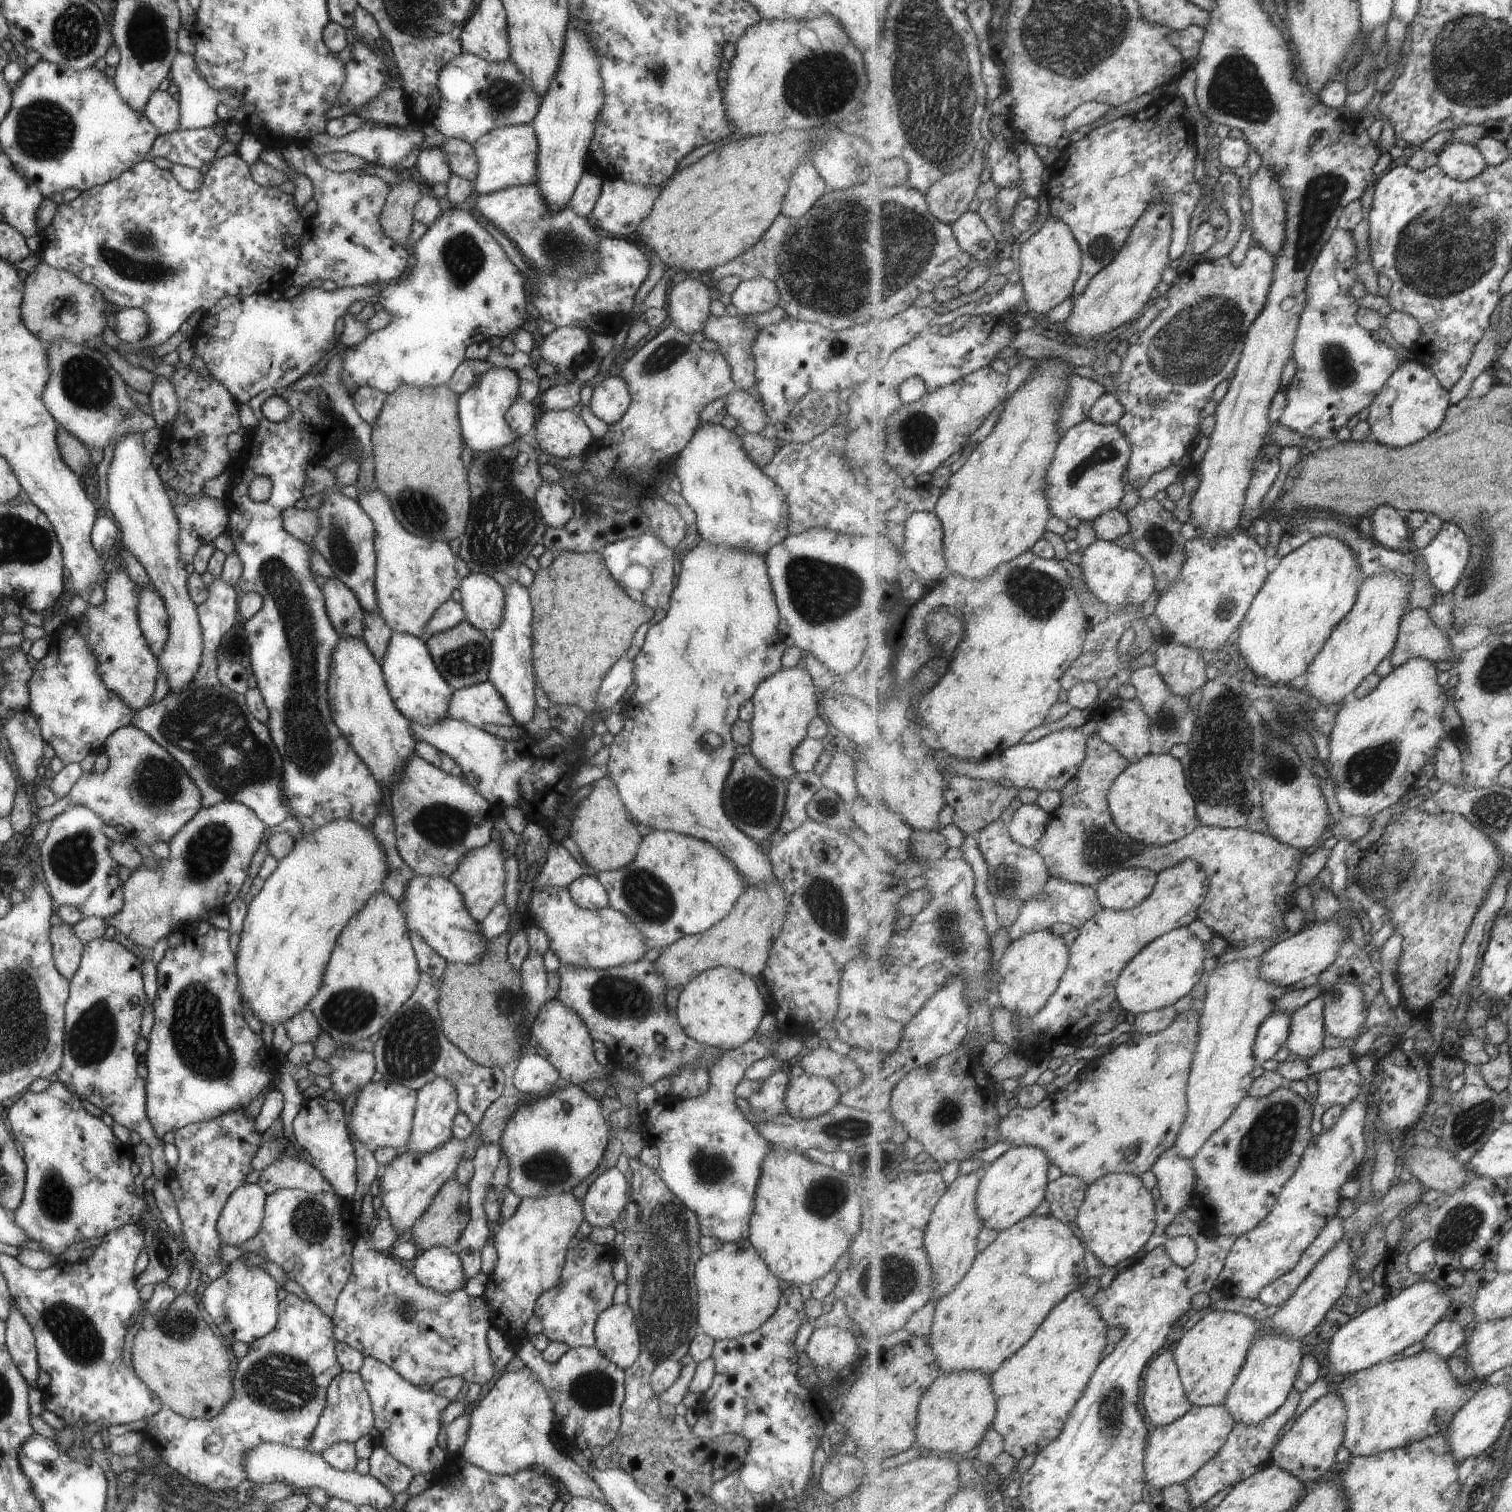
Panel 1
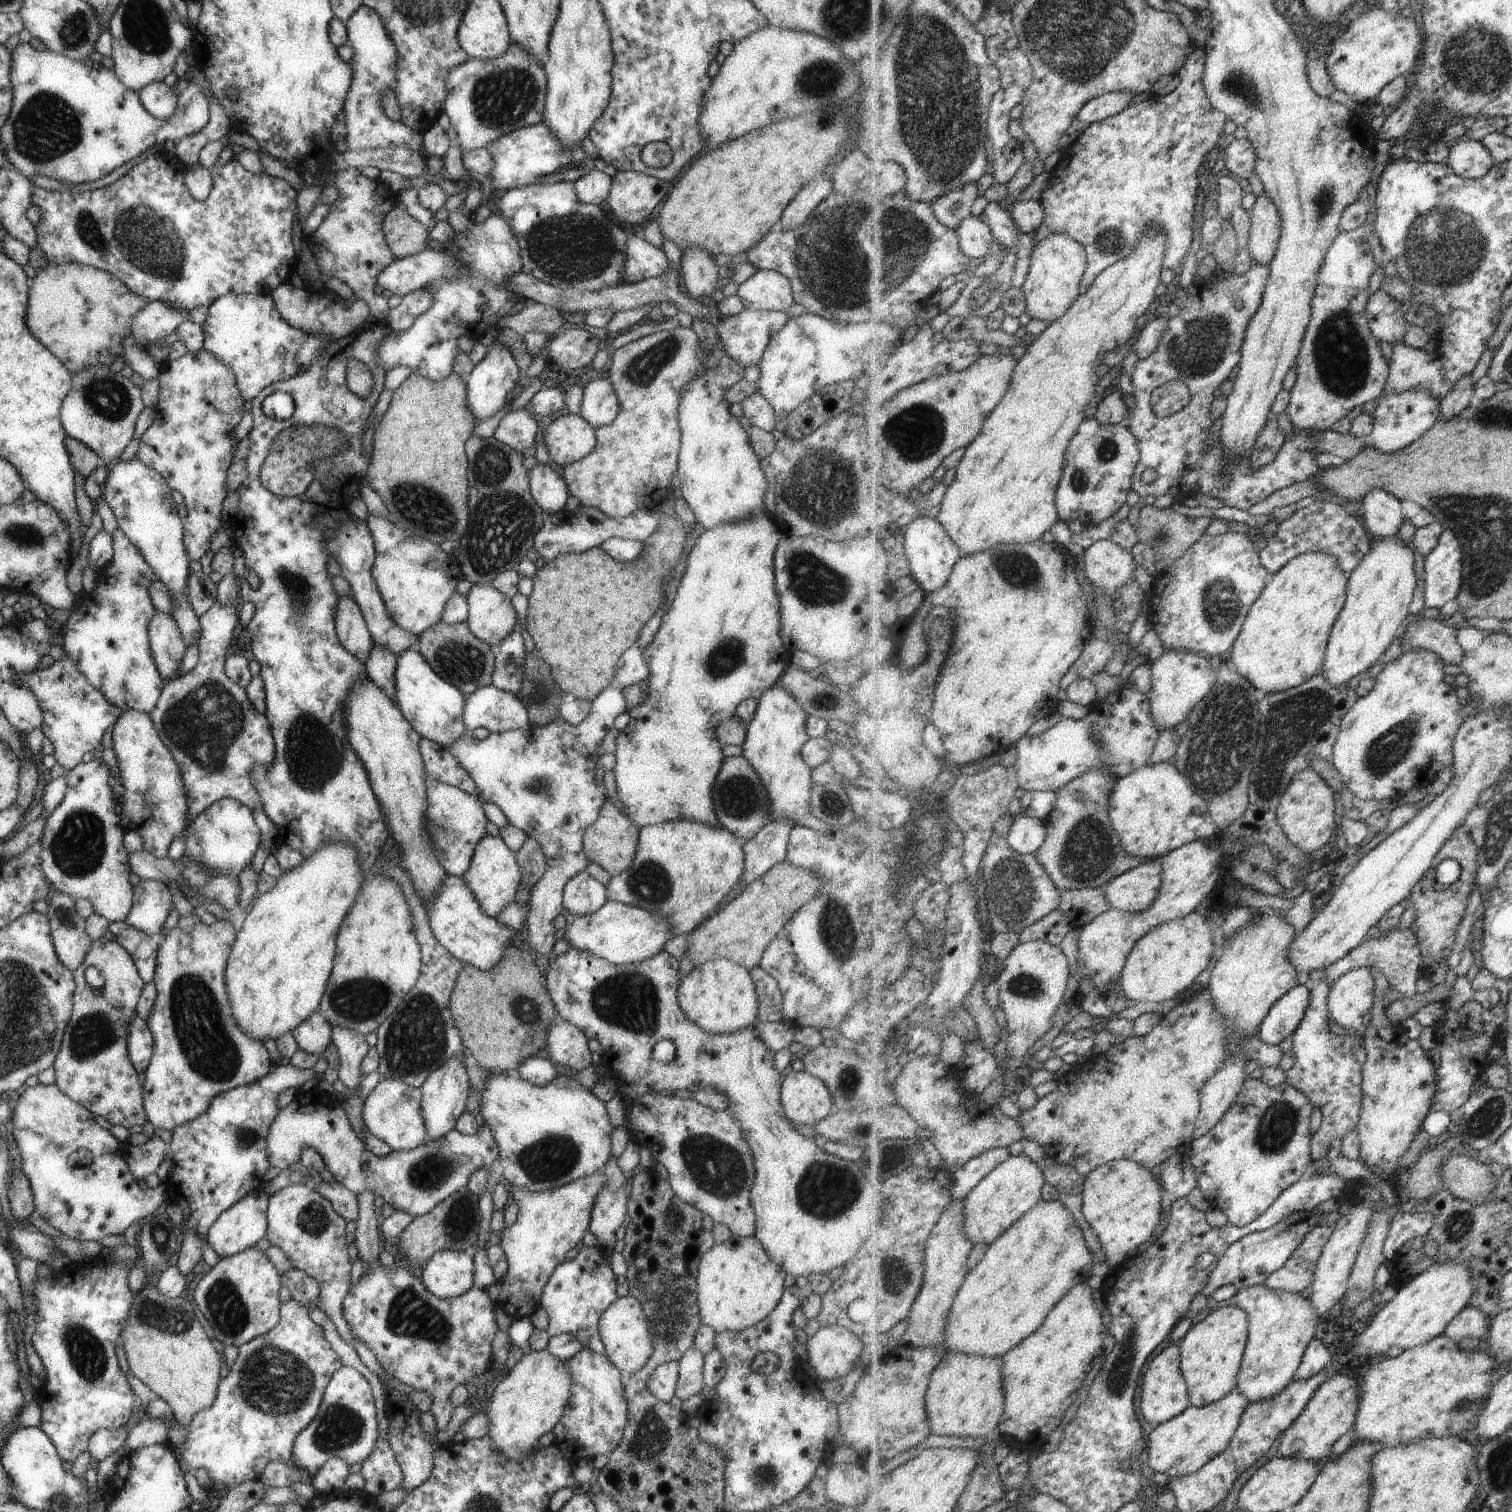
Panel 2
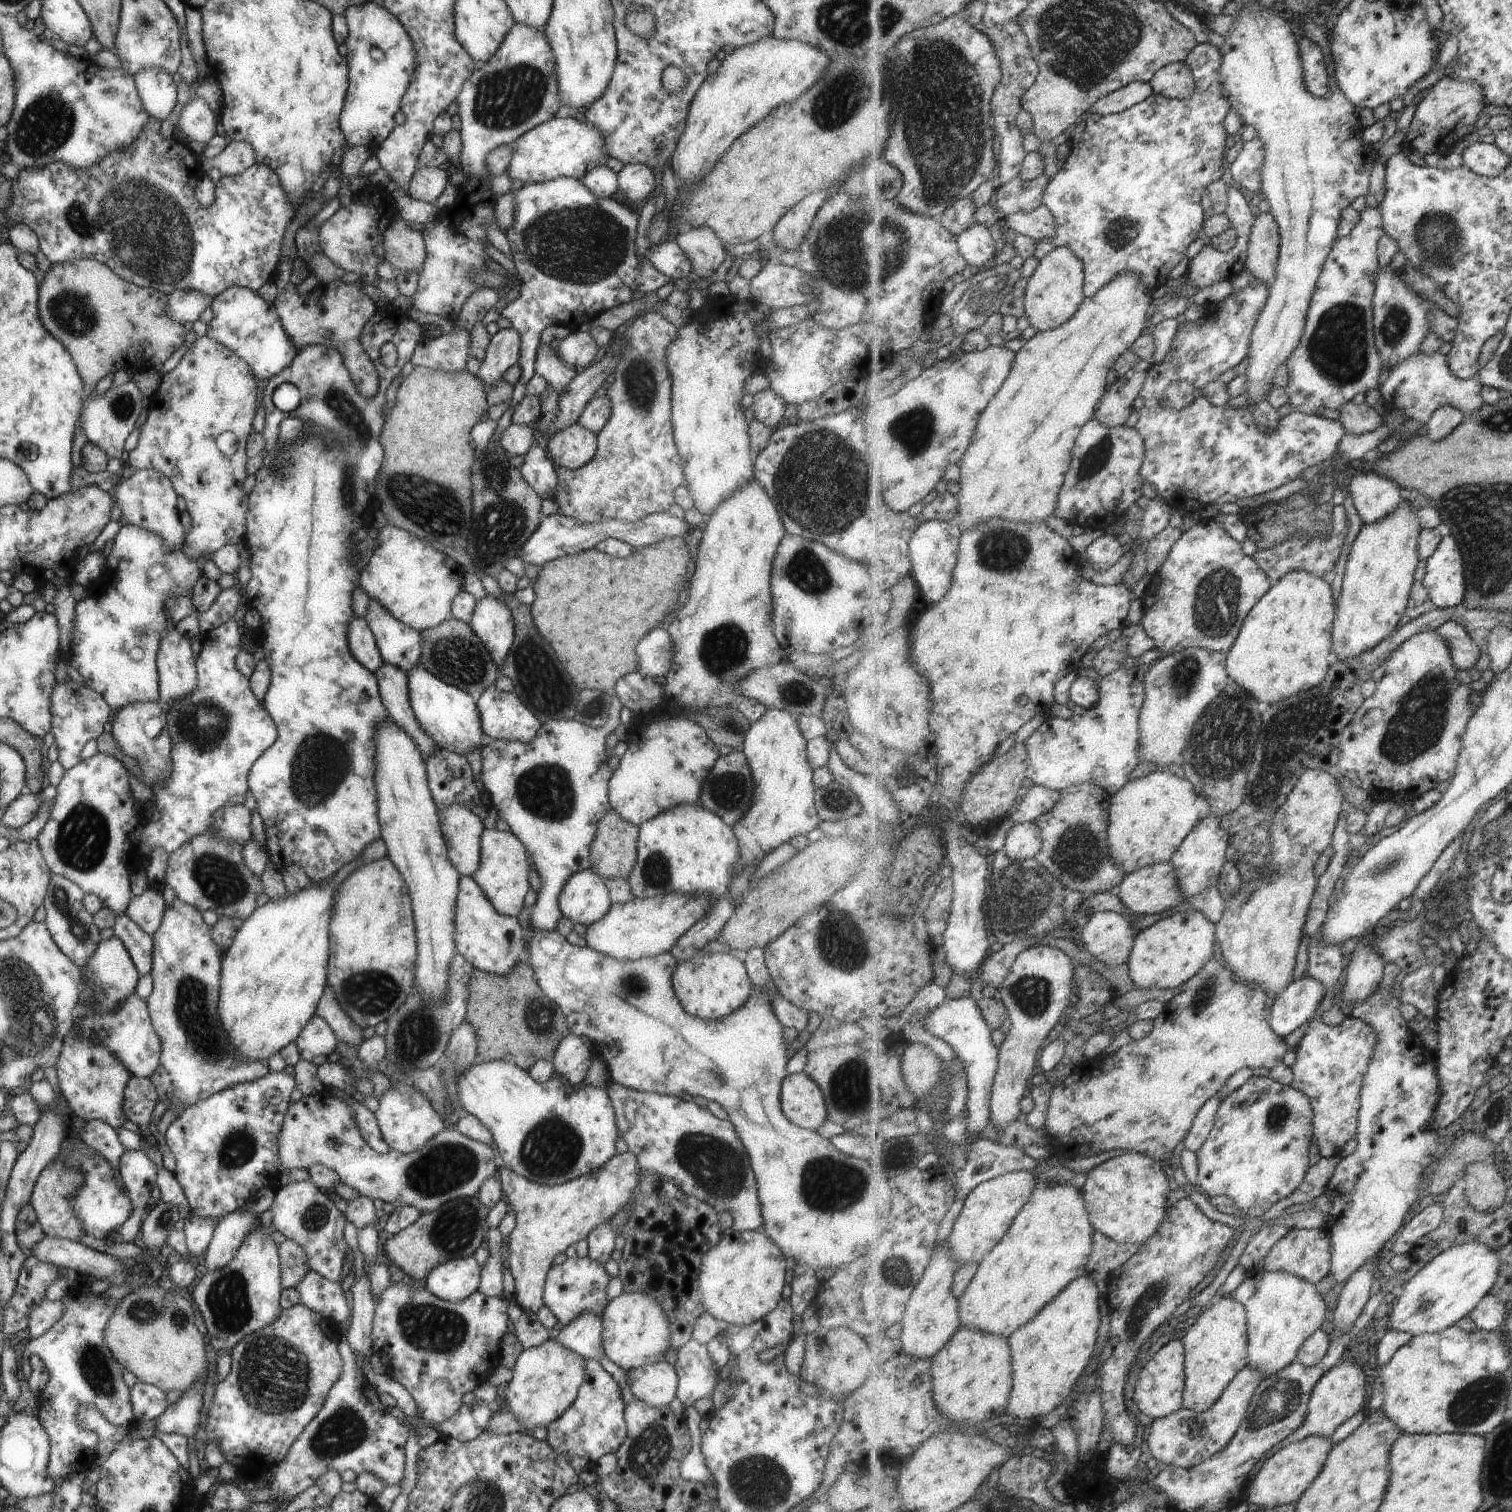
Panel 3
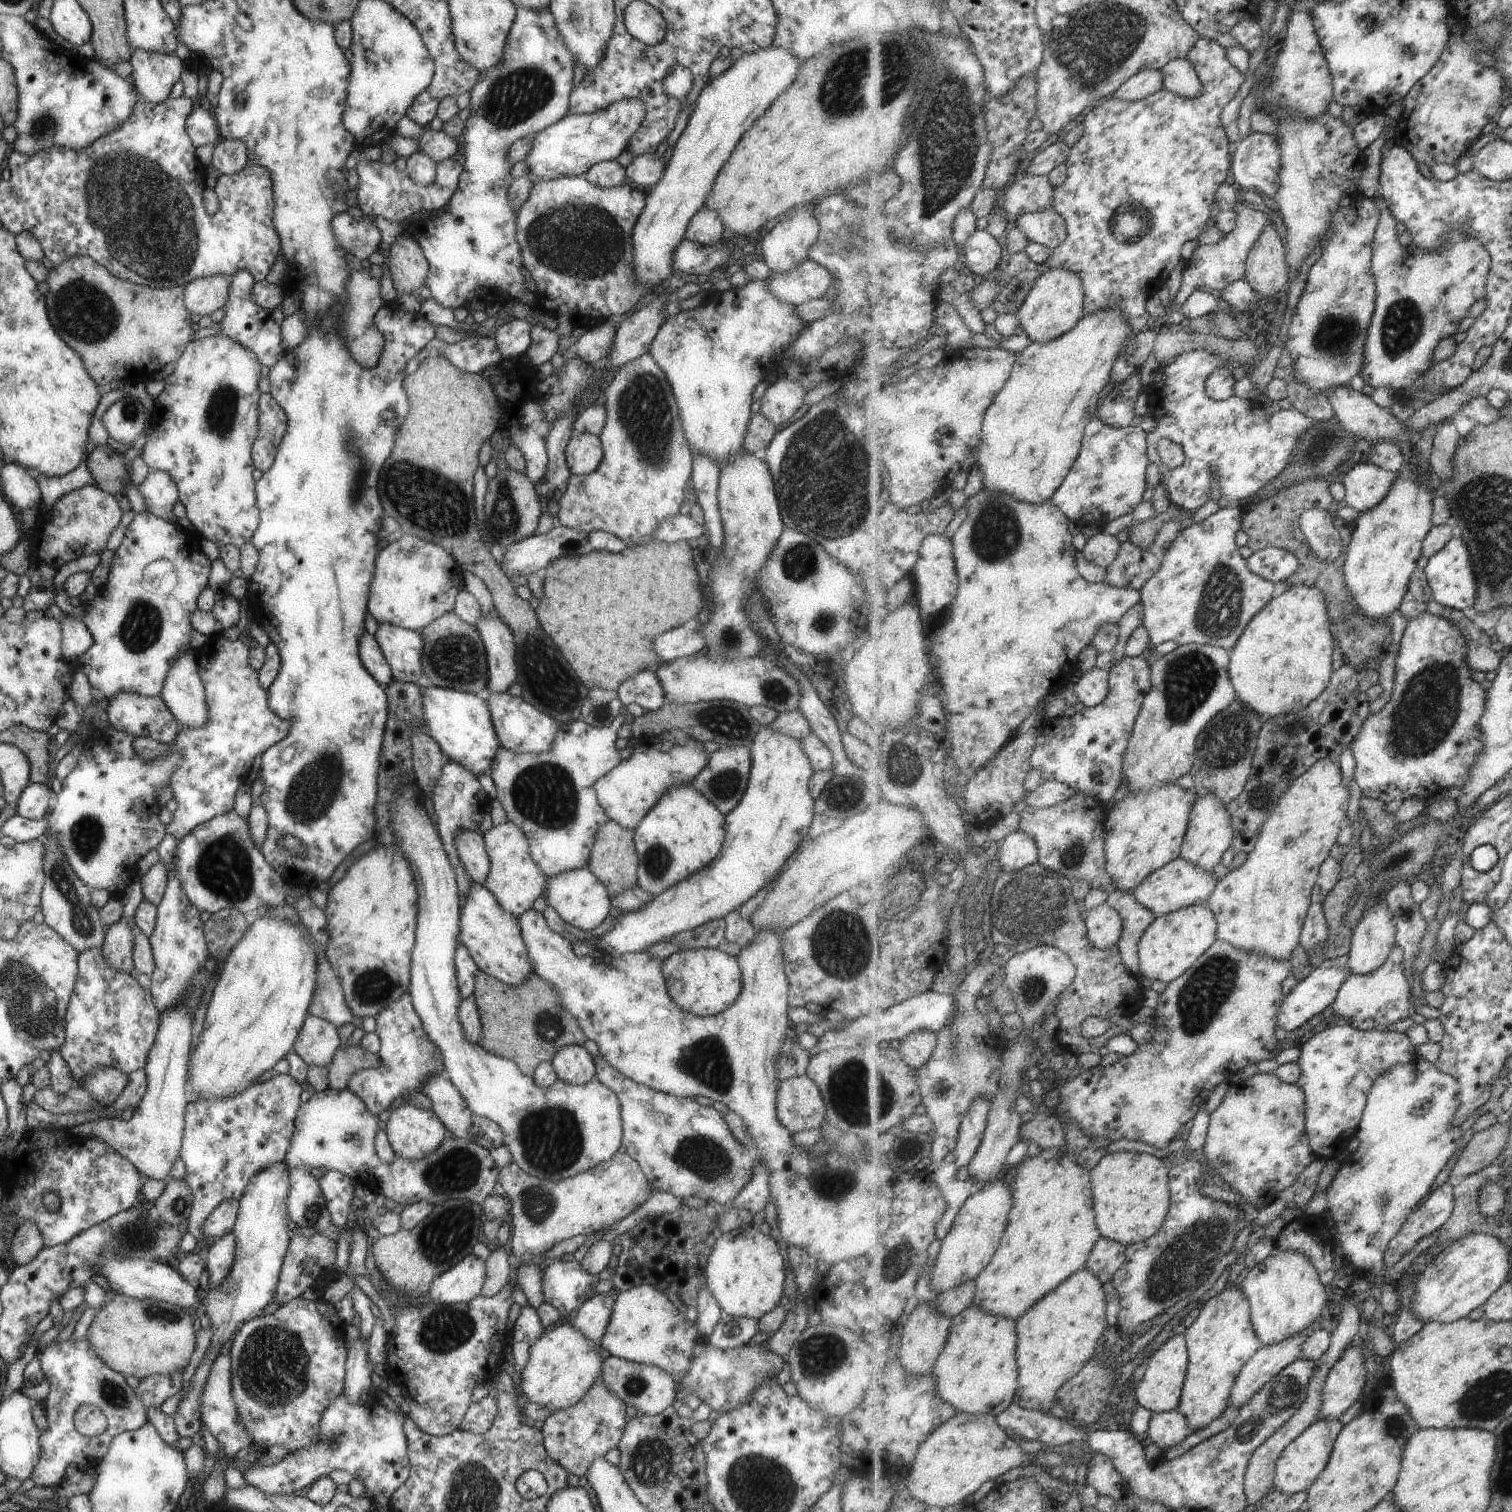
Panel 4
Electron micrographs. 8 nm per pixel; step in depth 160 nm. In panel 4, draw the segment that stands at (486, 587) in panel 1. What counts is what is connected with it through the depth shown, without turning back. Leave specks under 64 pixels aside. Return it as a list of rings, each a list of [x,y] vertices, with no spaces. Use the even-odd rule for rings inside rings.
[[[495,614],[481,616],[475,624],[486,648],[488,679],[485,692],[505,693],[516,682],[514,636],[510,628]]]

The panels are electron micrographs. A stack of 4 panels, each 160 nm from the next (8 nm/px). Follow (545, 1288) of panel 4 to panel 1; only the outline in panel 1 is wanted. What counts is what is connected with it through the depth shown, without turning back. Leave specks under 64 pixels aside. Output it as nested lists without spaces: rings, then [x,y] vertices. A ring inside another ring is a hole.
[[[588,1238],[579,1239],[575,1247],[567,1248],[561,1268],[559,1284],[543,1292],[534,1303],[533,1313],[542,1324],[542,1334],[549,1342],[559,1342],[567,1347],[594,1346],[593,1330],[601,1312],[612,1304],[616,1282],[611,1275],[611,1267],[618,1258],[616,1246],[593,1244]]]

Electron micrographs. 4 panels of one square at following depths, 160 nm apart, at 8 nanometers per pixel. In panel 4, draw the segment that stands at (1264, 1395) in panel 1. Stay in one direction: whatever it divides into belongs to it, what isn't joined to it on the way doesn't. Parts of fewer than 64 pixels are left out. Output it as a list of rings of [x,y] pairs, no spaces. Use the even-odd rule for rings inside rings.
[[[1276,1248],[1269,1258],[1266,1258],[1255,1268],[1248,1270],[1248,1274],[1241,1285],[1241,1289],[1252,1307],[1252,1321],[1263,1347],[1290,1339],[1292,1336],[1304,1333],[1304,1330],[1311,1329],[1311,1326],[1323,1314],[1325,1302],[1327,1302],[1324,1283],[1320,1281],[1320,1274],[1317,1272],[1313,1261],[1306,1257],[1305,1253],[1293,1249]]]

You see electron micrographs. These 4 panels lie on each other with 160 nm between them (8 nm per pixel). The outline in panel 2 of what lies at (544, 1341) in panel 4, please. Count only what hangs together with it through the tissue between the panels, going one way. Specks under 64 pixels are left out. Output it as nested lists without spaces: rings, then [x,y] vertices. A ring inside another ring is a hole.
[[[547,1349],[531,1351],[522,1357],[499,1380],[491,1400],[484,1411],[488,1418],[487,1437],[492,1442],[492,1449],[501,1453],[510,1461],[533,1452],[539,1445],[537,1439],[551,1431],[563,1412],[572,1382],[565,1361],[551,1356]]]

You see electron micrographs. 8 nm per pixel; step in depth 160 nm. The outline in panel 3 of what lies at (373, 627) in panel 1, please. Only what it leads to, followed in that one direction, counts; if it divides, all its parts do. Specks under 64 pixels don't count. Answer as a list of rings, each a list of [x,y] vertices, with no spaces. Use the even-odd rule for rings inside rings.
[[[385,662],[373,674],[377,680],[380,700],[389,718],[412,738],[421,756],[427,759],[432,755],[435,744],[415,720],[408,699],[406,674]]]

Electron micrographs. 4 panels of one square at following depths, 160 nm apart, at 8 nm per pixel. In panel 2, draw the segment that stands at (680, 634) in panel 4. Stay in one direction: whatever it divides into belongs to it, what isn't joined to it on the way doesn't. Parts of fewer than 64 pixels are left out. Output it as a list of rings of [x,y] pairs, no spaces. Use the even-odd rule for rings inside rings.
[[[631,645],[617,659],[612,686],[622,690],[623,687],[633,683],[643,684],[648,674],[649,669],[642,650],[638,646]]]

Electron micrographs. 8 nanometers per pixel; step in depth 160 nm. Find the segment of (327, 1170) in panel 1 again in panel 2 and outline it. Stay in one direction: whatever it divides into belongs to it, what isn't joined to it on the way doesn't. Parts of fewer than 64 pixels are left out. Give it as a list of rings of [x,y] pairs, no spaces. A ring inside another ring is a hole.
[[[318,1086],[308,1091],[298,1090],[287,1106],[278,1109],[266,1136],[268,1163],[279,1169],[298,1167],[300,1152],[307,1147],[321,1155],[325,1168],[341,1186],[353,1194],[368,1189],[386,1197],[395,1211],[405,1211],[412,1217],[429,1212],[448,1194],[465,1187],[472,1172],[488,1169],[498,1158],[491,1129],[483,1121],[475,1134],[464,1135],[453,1128],[437,1138],[424,1140],[415,1148],[392,1150],[388,1155],[377,1157],[363,1149],[339,1099]]]

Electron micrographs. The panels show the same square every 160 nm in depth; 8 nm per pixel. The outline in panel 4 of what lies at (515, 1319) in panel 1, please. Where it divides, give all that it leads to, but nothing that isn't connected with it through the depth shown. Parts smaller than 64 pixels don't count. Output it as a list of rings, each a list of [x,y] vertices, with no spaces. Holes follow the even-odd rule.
[[[615,1152],[609,1160],[557,1182],[529,1176],[515,1162],[511,1162],[498,1170],[497,1184],[510,1206],[509,1248],[512,1252],[515,1284],[534,1309],[544,1301],[540,1285],[542,1272],[534,1262],[535,1257],[563,1239],[580,1234],[591,1235],[607,1229],[645,1202],[652,1193],[638,1162],[626,1152]]]

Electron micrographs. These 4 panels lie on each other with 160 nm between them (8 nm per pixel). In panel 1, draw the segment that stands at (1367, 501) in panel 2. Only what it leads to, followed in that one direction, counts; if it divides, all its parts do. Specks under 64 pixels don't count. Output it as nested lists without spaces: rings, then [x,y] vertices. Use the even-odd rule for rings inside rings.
[[[1385,504],[1379,506],[1369,518],[1374,528],[1371,537],[1376,543],[1394,551],[1406,551],[1406,543],[1411,538],[1412,531],[1401,512]]]

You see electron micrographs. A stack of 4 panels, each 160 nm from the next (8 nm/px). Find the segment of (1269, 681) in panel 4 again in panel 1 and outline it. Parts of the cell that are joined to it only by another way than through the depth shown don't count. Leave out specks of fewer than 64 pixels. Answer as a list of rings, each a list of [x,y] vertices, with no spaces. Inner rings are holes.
[[[1335,536],[1315,538],[1289,556],[1285,556],[1278,567],[1269,574],[1268,581],[1261,588],[1261,593],[1257,594],[1248,617],[1239,629],[1238,650],[1245,656],[1250,672],[1257,677],[1267,678],[1274,684],[1289,683],[1305,675],[1317,654],[1324,650],[1325,643],[1332,637],[1337,626],[1352,613],[1365,579],[1351,548]]]

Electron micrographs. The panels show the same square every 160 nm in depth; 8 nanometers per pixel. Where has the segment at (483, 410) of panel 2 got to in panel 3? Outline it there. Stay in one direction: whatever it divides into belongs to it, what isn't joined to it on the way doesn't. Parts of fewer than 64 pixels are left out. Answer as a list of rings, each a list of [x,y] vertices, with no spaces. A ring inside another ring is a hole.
[[[513,327],[499,329],[490,336],[484,357],[474,374],[486,390],[502,379],[505,370],[517,362],[519,349],[520,336]]]

